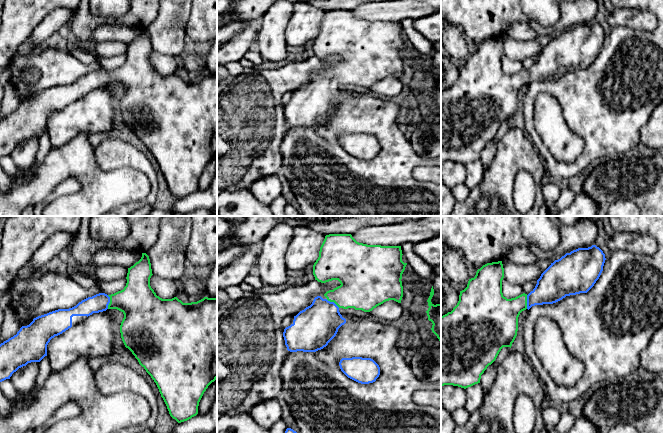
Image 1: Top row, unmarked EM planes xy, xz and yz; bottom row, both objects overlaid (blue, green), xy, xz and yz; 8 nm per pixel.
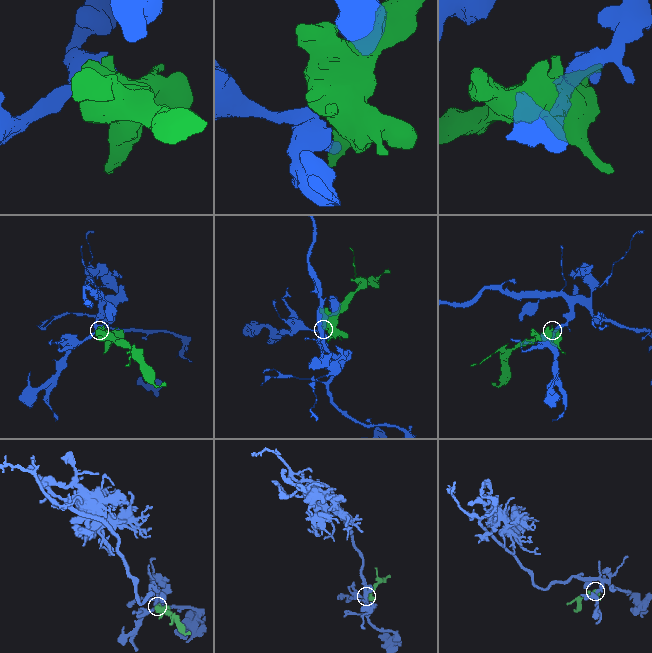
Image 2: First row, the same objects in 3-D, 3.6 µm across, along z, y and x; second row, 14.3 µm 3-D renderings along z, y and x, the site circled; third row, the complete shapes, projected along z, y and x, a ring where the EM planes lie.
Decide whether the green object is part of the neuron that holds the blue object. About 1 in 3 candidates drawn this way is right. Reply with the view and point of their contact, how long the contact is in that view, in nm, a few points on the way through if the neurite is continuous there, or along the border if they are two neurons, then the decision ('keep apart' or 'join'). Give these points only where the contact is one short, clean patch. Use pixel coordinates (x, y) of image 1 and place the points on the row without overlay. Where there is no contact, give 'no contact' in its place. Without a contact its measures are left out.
meets blue in xy at (109, 78); contact 110 nm long; runs through xy (98, 79), (109, 78), (133, 78), (140, 81); join

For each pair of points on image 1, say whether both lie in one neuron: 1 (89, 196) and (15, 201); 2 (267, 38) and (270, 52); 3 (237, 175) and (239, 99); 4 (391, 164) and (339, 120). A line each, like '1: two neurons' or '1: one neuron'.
1: one neuron
2: one neuron
3: one neuron
4: one neuron

